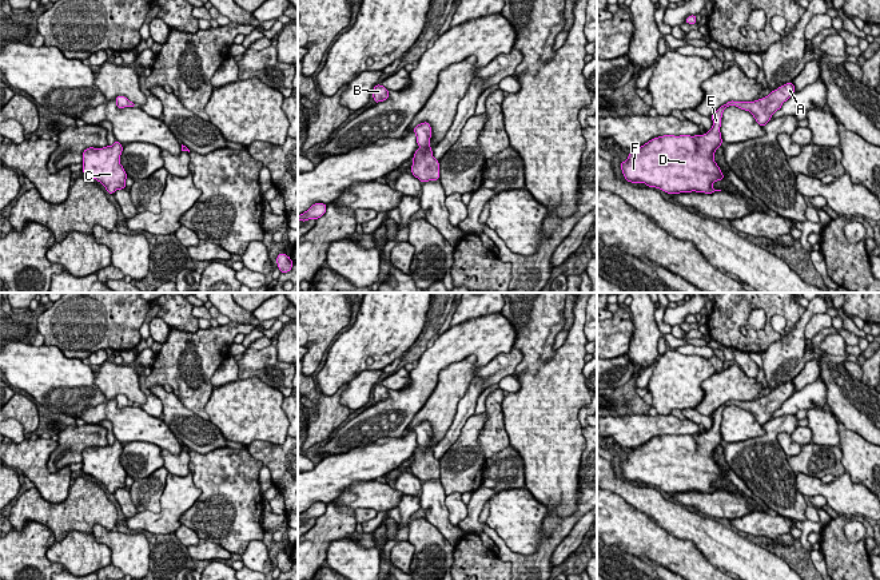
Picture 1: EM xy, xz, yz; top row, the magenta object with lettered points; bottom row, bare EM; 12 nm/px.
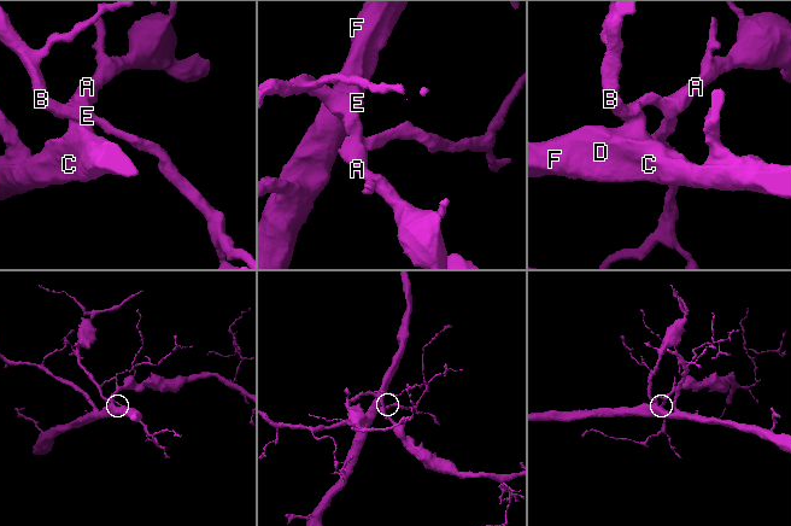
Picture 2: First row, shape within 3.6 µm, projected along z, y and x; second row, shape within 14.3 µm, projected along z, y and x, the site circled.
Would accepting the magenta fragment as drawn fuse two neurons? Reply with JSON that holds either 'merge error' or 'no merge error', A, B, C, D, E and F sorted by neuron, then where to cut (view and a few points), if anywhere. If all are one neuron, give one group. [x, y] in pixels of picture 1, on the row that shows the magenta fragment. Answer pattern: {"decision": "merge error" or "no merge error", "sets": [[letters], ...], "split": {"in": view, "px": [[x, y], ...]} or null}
{"decision": "no merge error", "sets": [["A", "B", "C", "D", "E", "F"]], "split": null}

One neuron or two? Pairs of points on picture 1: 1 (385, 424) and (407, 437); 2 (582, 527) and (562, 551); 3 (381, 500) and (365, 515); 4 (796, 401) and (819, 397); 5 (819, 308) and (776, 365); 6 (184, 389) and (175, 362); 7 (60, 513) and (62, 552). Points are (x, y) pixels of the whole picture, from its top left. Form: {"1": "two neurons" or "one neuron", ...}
{"1": "two neurons", "2": "one neuron", "3": "two neurons", "4": "one neuron", "5": "one neuron", "6": "one neuron", "7": "two neurons"}

